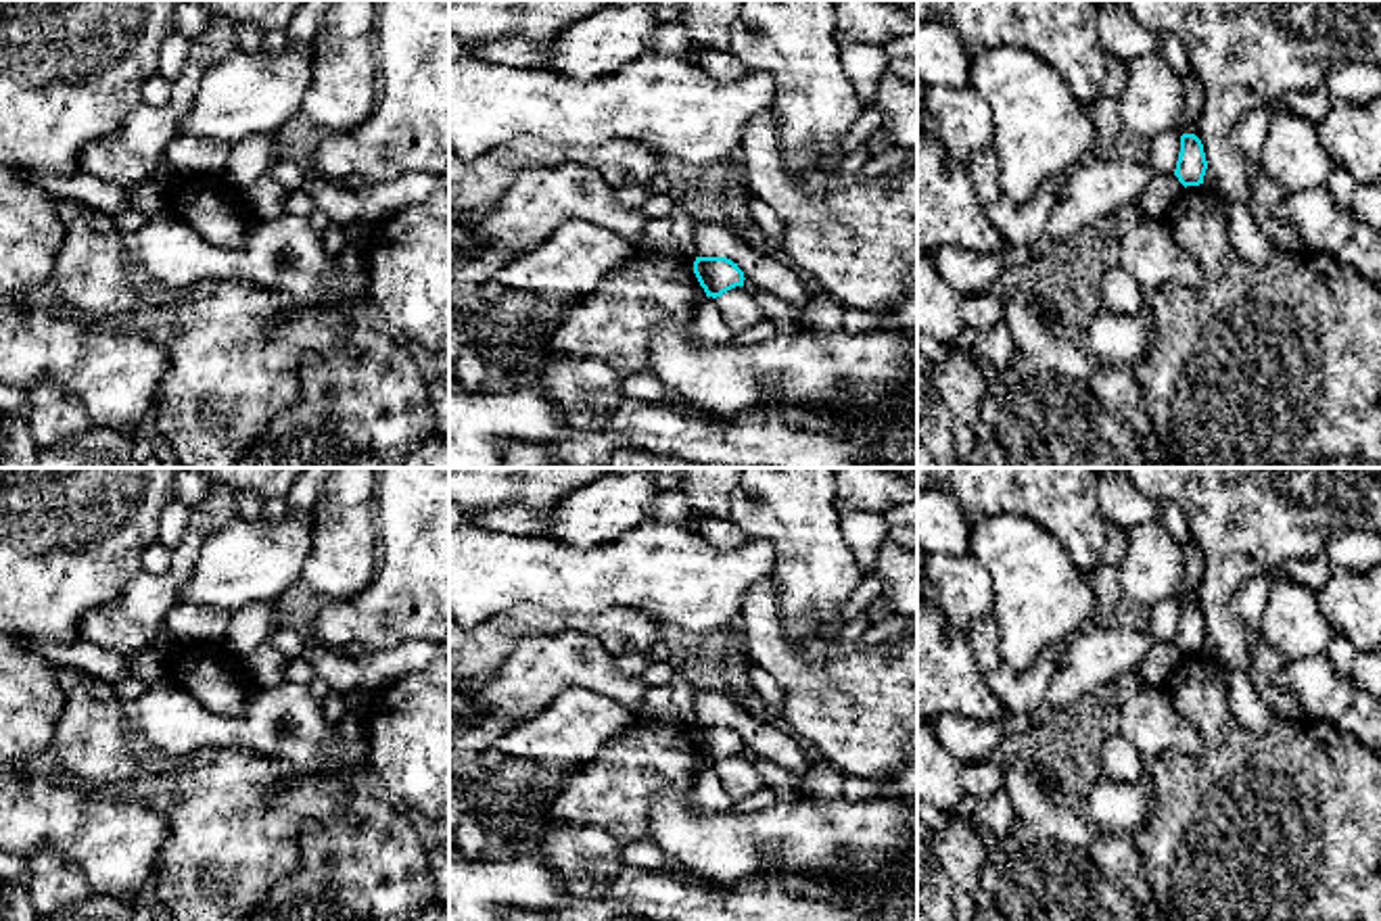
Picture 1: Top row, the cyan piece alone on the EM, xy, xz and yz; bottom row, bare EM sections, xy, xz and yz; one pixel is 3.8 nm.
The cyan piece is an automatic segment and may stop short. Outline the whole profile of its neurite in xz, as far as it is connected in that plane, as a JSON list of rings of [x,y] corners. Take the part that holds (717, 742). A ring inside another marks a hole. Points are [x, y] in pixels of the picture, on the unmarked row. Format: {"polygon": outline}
{"polygon": [[[696,725],[694,741],[706,764],[721,764],[723,760],[744,754],[744,739],[727,725]]]}

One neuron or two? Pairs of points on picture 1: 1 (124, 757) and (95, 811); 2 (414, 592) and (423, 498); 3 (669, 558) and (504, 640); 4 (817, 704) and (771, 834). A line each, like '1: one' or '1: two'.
1: two
2: one
3: two
4: two

